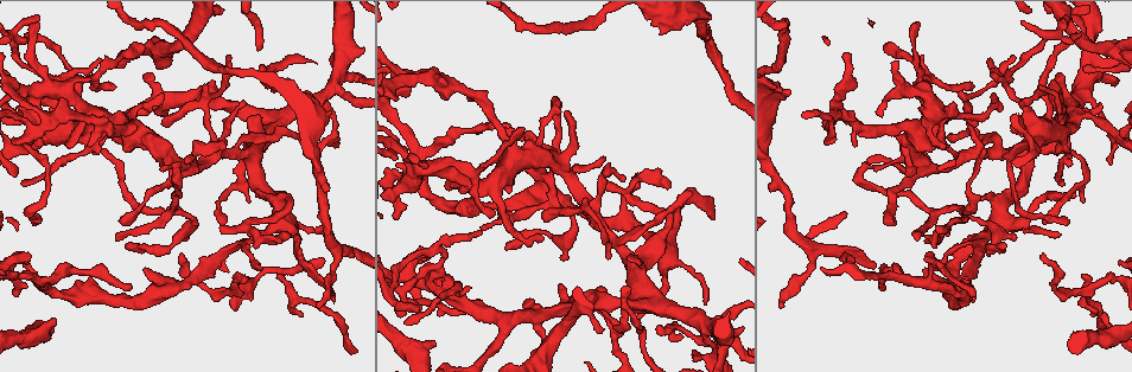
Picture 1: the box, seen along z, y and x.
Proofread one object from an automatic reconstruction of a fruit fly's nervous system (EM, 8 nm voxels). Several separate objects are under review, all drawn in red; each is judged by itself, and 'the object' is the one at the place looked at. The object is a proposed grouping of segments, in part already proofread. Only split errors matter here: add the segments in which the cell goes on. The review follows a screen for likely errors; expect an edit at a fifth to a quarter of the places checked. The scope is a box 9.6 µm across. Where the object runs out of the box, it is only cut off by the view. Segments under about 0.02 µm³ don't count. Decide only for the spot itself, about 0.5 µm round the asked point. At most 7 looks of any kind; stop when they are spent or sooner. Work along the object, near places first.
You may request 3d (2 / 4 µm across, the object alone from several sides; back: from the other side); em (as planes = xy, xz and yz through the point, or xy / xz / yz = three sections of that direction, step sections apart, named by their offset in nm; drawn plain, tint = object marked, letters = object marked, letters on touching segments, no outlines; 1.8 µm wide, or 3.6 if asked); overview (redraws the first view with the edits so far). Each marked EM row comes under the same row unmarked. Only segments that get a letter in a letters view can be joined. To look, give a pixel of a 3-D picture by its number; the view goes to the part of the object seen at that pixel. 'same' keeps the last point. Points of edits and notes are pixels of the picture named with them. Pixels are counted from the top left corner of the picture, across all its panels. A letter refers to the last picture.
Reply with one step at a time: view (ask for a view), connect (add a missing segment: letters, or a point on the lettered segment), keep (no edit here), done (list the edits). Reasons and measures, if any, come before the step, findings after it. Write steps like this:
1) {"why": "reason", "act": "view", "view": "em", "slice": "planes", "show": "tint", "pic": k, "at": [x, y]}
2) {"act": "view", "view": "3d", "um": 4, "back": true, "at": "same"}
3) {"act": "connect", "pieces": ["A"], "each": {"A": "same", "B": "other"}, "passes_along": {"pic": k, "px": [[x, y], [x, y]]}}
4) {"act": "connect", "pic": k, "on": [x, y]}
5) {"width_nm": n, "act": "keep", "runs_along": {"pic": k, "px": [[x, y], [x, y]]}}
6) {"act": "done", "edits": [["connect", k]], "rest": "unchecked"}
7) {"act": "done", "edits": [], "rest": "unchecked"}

{"why": "an open end", "act": "view", "view": "em", "slice": "xz", "step": 16, "show": "letters", "pic": 1, "at": [408, 94]}

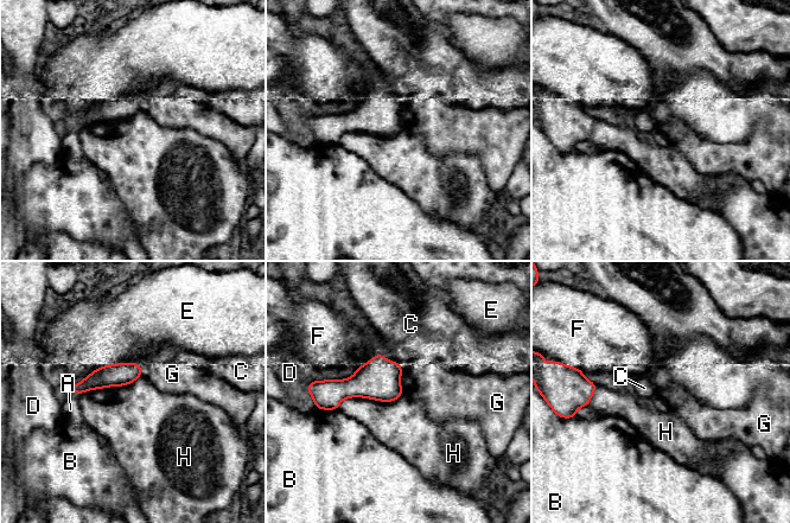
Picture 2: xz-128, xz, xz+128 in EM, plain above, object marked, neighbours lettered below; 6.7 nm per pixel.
{"act": "keep", "each": {"A": "other", "B": "other", "C": "other", "D": "other", "E": "other", "F": "other", "G": "other", "H": "other"}, "border": {"pic": 2, "px": [[401, 364], [401, 393], [403, 395]]}, "found": "no lettered segment goes on from it"}

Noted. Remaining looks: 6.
{"act": "view", "view": "3d", "um": 4, "pic": 1, "at": [782, 304]}

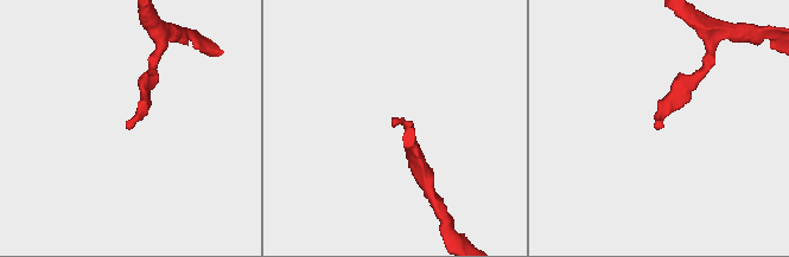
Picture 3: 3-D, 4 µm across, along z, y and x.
{"act": "view", "view": "em", "slice": "xy", "step": 16, "show": "letters", "pic": 3, "at": [129, 127]}

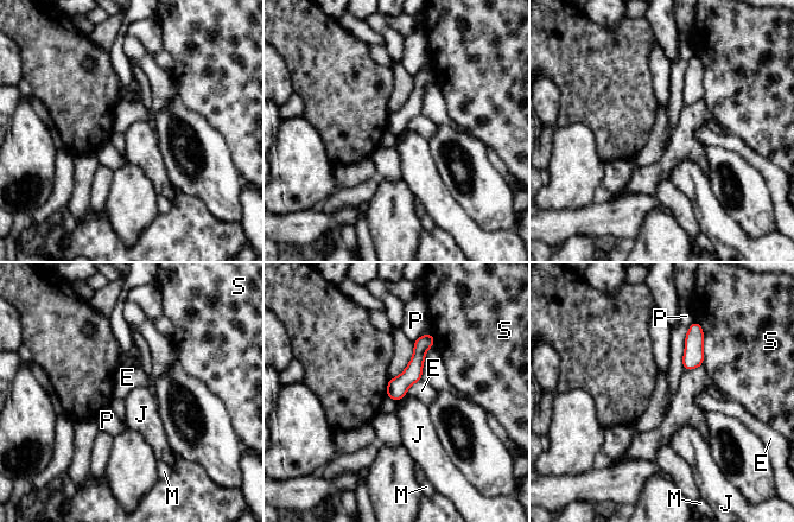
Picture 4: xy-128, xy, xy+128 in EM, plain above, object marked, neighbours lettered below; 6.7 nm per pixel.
{"why": "another direction", "act": "view", "view": "em", "slice": "planes", "show": "letters", "at": "same"}

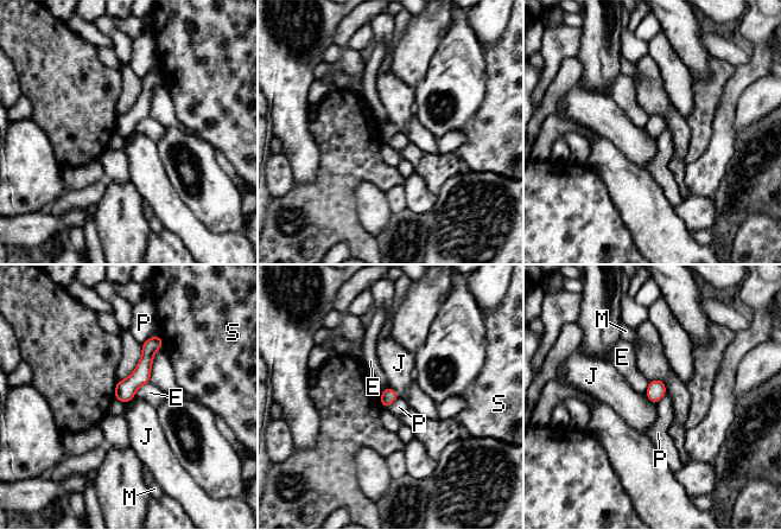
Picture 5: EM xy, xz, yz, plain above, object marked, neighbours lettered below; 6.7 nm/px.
{"act": "keep", "each": {"E": "other", "J": "other", "M": "other", "P": "other", "S": "other"}, "runs_along": {"pic": 5, "px": [[159, 339], [122, 398]]}, "found": "no lettered segment goes on from it"}

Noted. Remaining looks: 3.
{"why": "an open end", "act": "view", "view": "3d", "um": 4, "back": true, "pic": 1, "at": [1103, 321]}

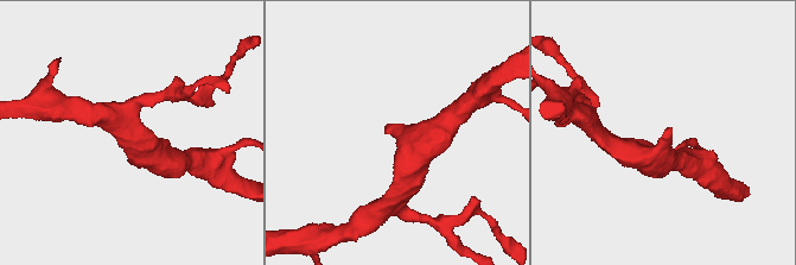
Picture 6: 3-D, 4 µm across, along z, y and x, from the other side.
{"why": "need the tissue", "act": "view", "view": "em", "slice": "planes", "show": "letters", "pic": 6, "at": [387, 130]}

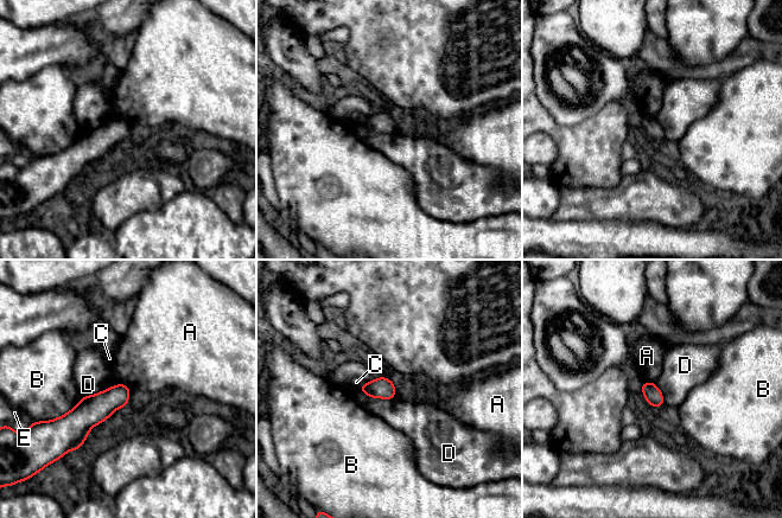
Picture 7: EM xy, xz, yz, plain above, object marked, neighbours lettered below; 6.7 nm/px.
{"act": "keep", "each": {"A": "other", "B": "other", "C": "other", "D": "other", "E": "other"}, "found": "no lettered segment goes on from it"}

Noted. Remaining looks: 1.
{"act": "done", "edits": [], "rest": "unchecked"}

